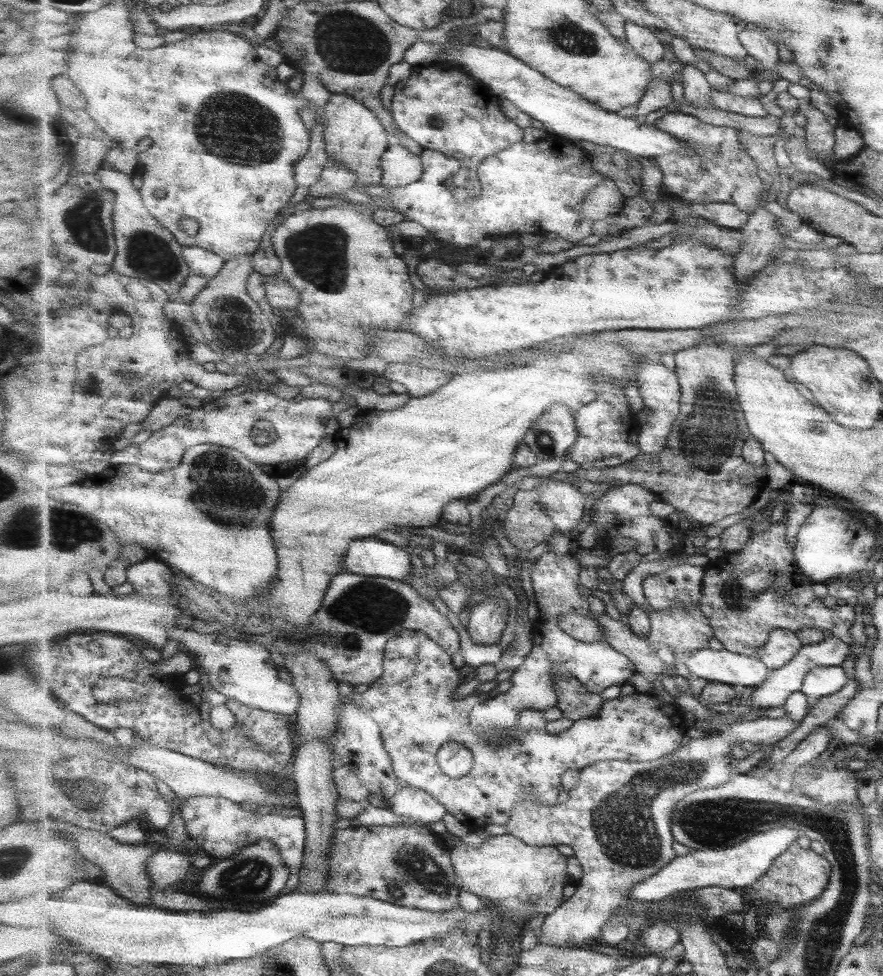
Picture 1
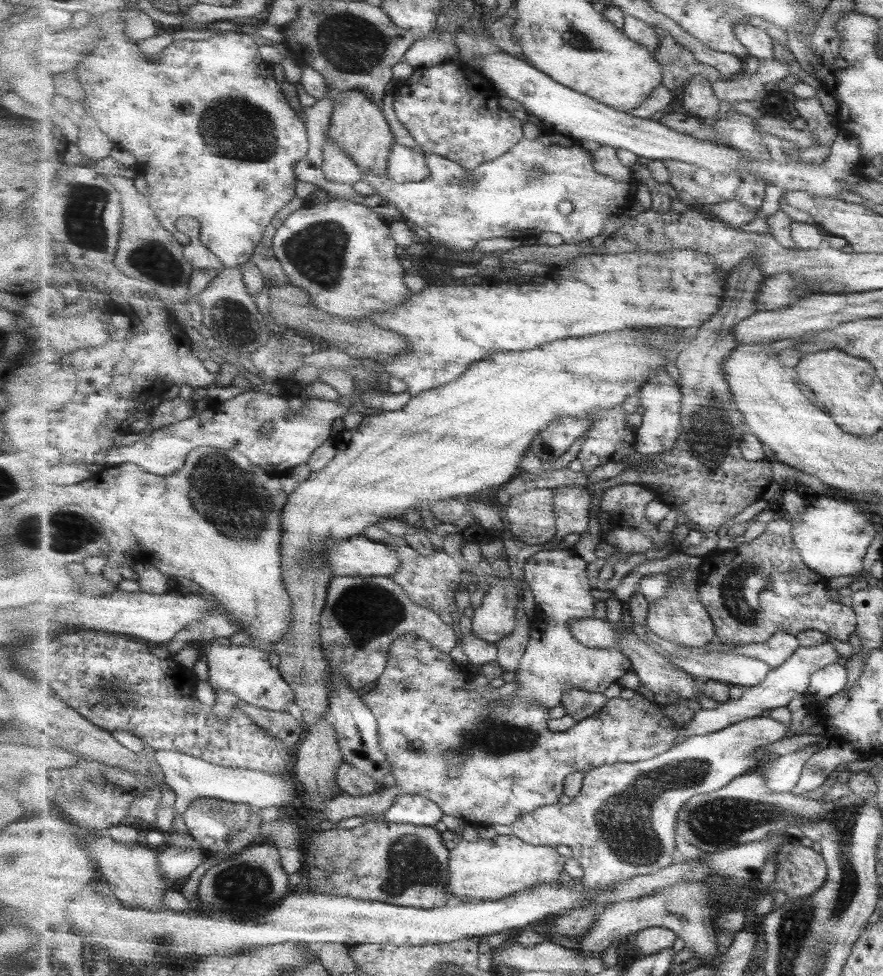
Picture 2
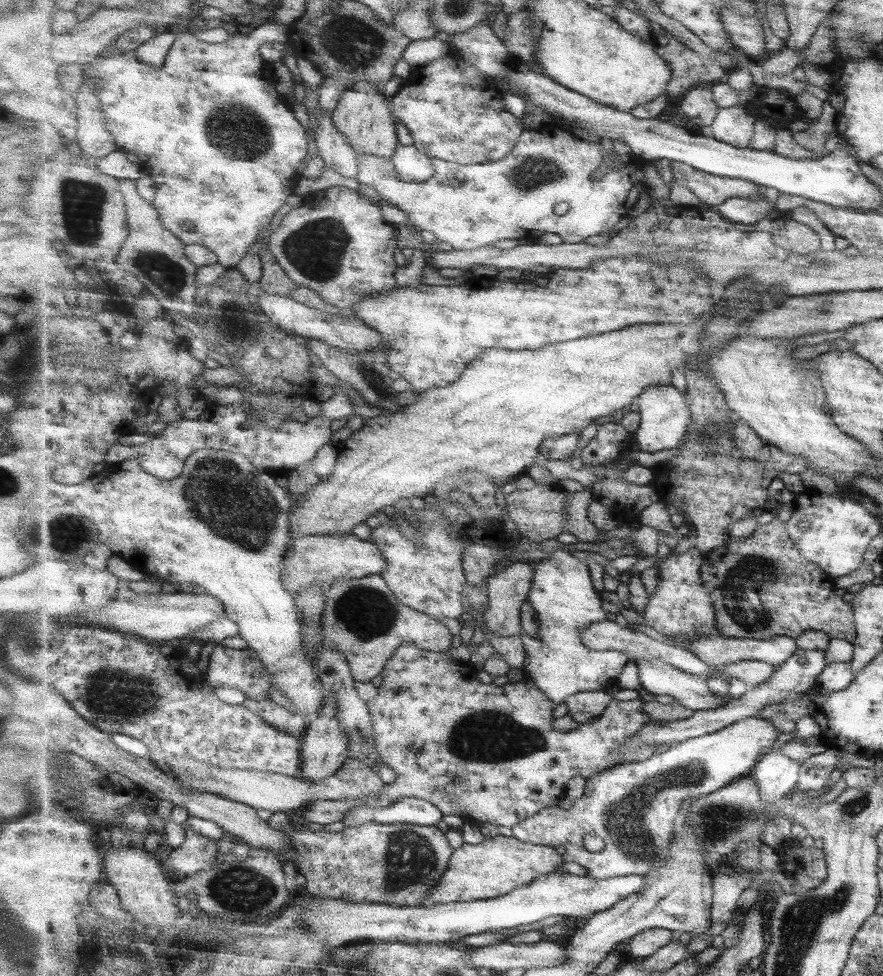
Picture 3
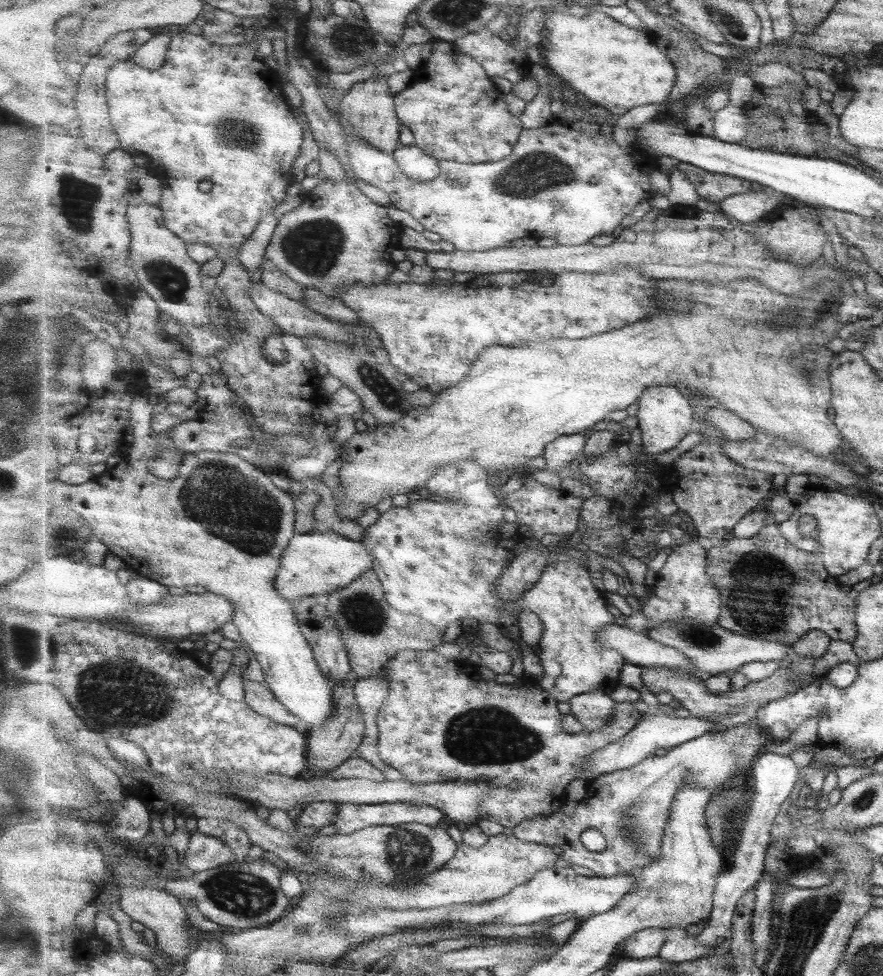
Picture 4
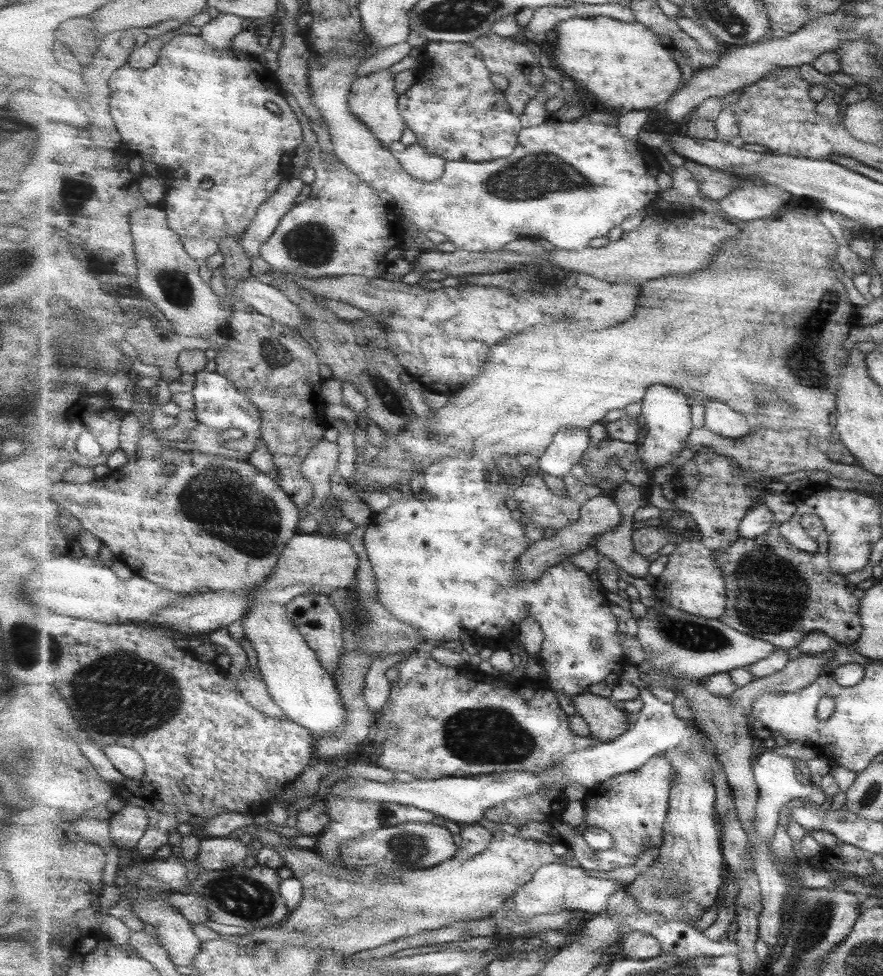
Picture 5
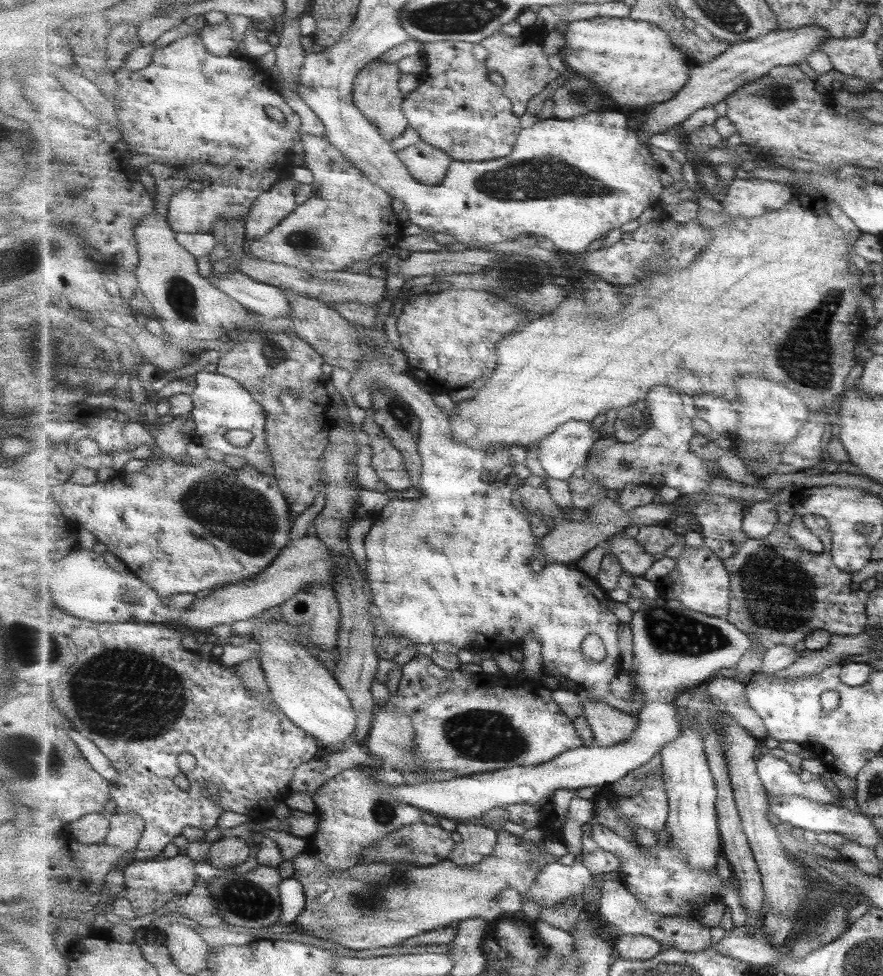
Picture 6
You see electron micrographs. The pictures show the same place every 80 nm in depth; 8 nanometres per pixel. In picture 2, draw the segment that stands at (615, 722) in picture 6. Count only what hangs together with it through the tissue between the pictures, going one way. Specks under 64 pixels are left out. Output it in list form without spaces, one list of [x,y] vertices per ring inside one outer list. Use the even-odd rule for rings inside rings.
[[[573,687],[564,694],[562,705],[566,708],[567,715],[580,721],[599,713],[607,701],[608,698],[601,692]]]

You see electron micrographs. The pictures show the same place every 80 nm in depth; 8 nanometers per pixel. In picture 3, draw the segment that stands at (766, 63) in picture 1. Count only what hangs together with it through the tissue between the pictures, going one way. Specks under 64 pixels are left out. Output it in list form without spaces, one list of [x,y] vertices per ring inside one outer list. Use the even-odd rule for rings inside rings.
[[[726,6],[722,21],[736,48],[746,53],[751,59],[761,60],[771,55],[765,42],[764,26],[762,23],[759,24],[757,18],[745,17],[732,9],[732,6]]]

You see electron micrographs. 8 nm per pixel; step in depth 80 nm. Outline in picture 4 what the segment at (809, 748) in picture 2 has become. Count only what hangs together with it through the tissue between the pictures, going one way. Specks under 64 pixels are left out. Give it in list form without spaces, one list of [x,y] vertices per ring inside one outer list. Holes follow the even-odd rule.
[[[763,752],[751,766],[750,775],[753,783],[753,803],[739,842],[734,852],[733,868],[720,874],[714,894],[714,905],[710,920],[704,925],[703,930],[696,936],[698,941],[705,946],[715,946],[719,938],[727,936],[731,930],[733,919],[743,896],[749,892],[764,876],[765,852],[771,842],[771,826],[775,816],[781,810],[781,804],[793,794],[795,782],[799,780],[800,769],[789,755],[781,753]]]

